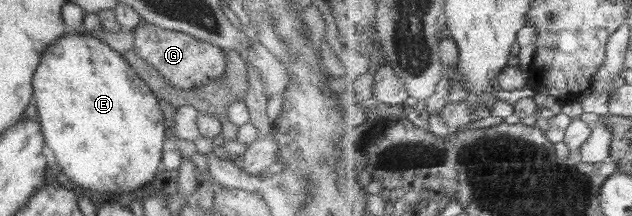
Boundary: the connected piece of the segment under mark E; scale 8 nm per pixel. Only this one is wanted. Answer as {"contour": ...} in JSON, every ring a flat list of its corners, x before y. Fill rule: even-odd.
{"contour":[[82,31,60,36,43,51,41,59,34,67,31,78,32,100,36,107,37,120,40,125,45,143,54,154,54,159,62,178,68,178,74,185,97,193,125,193,133,191,157,176,162,169,161,152,163,147,163,131,166,128,165,119,156,95,147,87,147,84,135,73,135,70,122,58,120,52,109,47,104,41,95,39,91,35,83,35]]}

